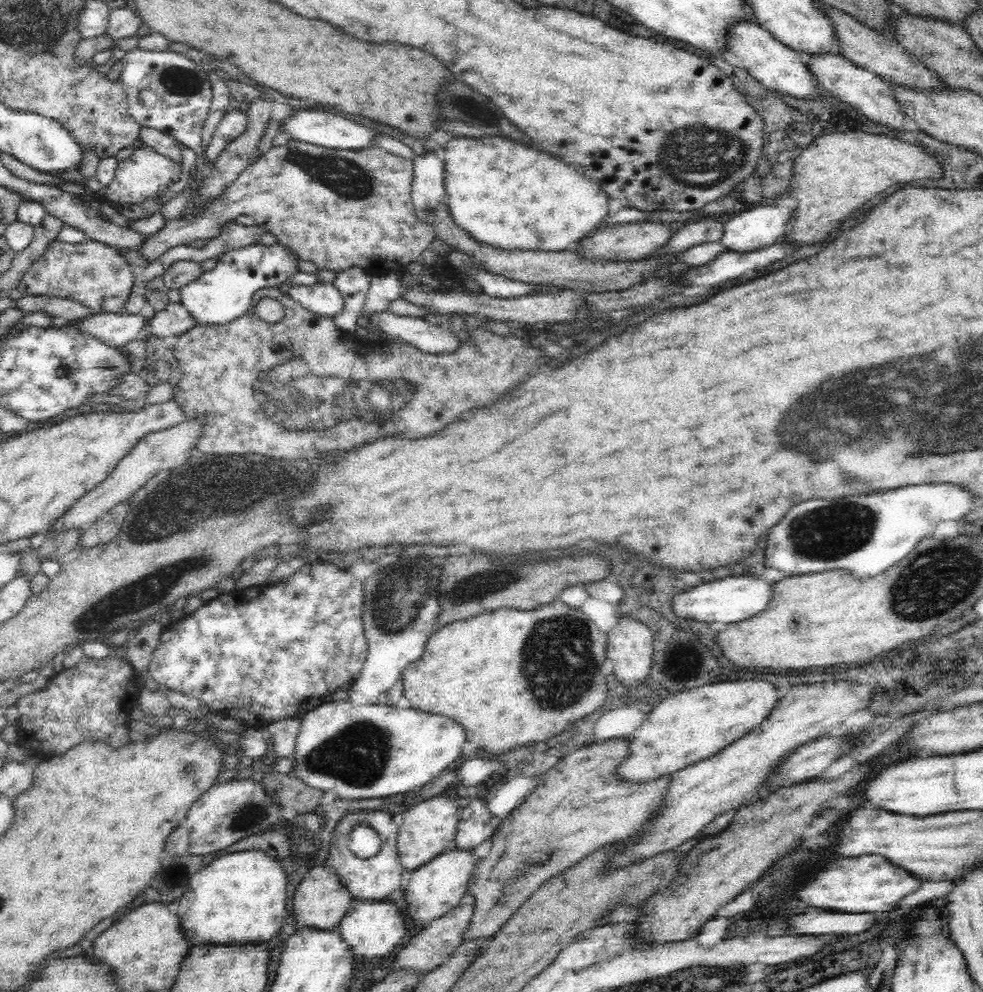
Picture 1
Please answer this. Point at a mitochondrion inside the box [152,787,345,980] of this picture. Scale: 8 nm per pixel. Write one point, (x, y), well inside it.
(250, 812)

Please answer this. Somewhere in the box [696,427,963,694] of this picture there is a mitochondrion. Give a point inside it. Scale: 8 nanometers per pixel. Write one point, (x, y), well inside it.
(824, 533)

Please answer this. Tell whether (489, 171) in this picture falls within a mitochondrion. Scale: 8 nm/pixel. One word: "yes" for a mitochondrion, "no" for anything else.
no

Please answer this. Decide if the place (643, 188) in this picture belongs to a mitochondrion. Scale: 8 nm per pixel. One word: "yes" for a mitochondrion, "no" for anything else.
no

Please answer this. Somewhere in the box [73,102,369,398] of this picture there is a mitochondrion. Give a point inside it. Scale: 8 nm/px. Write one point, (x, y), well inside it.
(102, 367)

